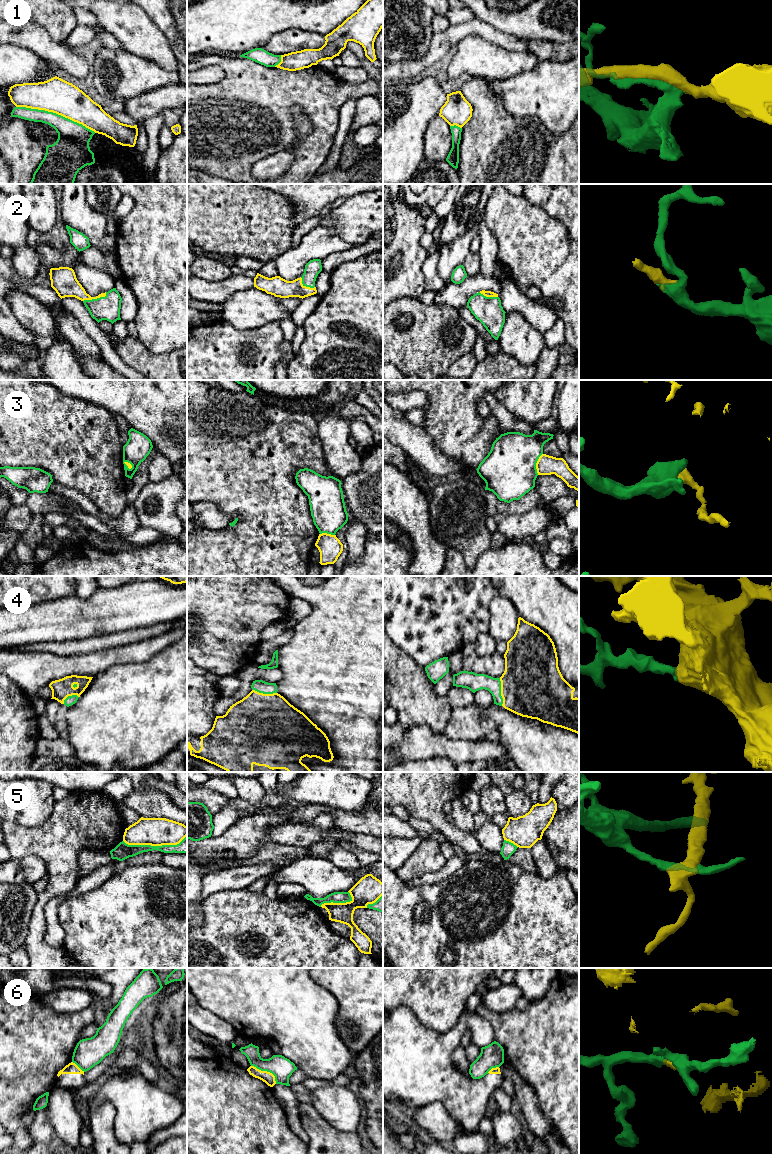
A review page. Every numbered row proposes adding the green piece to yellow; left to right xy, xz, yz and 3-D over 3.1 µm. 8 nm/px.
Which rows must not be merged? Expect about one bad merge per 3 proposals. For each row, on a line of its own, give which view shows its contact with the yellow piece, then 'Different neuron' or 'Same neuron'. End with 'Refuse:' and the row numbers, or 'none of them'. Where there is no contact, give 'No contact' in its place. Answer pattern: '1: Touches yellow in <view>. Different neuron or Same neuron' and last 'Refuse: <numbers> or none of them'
1: Touches yellow in xy. Different neuron
2: Touches yellow in xy. Same neuron
3: Touches yellow in yz. Different neuron
4: Touches yellow in yz. Same neuron
5: Touches yellow in xy. Different neuron
6: Touches yellow in xz. Different neuron
Refuse: 1, 3, 5, 6

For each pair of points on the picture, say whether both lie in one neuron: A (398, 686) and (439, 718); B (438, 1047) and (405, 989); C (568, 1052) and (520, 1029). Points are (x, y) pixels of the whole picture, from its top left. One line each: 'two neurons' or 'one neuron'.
A: one neuron
B: two neurons
C: one neuron

